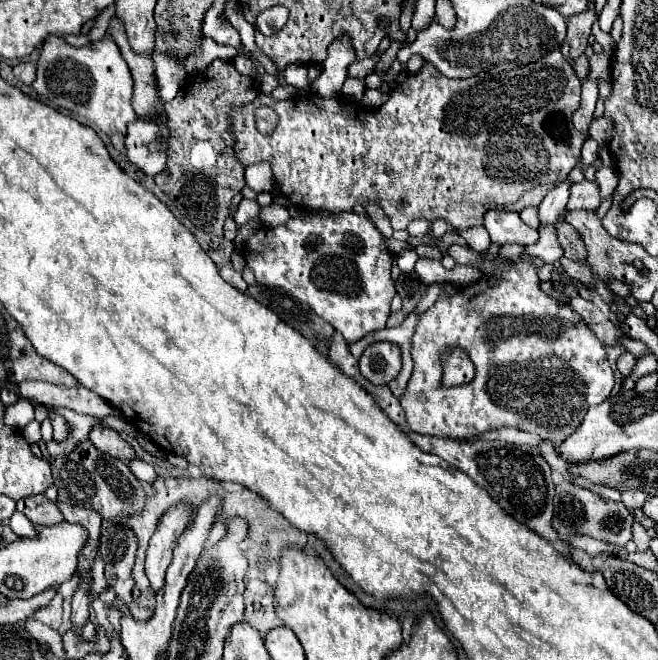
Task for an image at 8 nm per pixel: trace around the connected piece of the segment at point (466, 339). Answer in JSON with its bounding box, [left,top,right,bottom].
[401,257,613,445]

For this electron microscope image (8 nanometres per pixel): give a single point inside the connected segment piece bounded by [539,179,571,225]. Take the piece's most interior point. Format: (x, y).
(555, 201)

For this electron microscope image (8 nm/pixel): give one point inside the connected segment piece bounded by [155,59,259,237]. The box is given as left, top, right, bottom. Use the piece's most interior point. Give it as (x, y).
(202, 176)

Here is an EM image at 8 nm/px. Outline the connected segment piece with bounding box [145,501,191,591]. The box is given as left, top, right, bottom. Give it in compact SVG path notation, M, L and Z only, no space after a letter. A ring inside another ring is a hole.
M181 501L179 505L169 507L149 541L145 573L151 581L153 591L161 589L161 585L165 583L165 569L169 567L169 557L173 557L173 545L177 543L177 537L185 531L189 517L191 517L191 509L187 503Z

